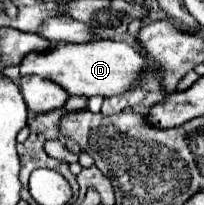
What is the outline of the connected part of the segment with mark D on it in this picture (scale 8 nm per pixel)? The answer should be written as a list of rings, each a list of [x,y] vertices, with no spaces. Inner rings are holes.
[[[100,40],[100,42],[88,42],[88,44],[60,44],[54,46],[52,50],[44,54],[30,54],[24,64],[20,66],[20,76],[24,74],[38,74],[42,78],[54,80],[62,88],[68,90],[68,94],[82,94],[82,96],[114,96],[114,94],[124,94],[132,86],[138,84],[146,70],[144,58],[126,42],[114,42],[114,40]]]

